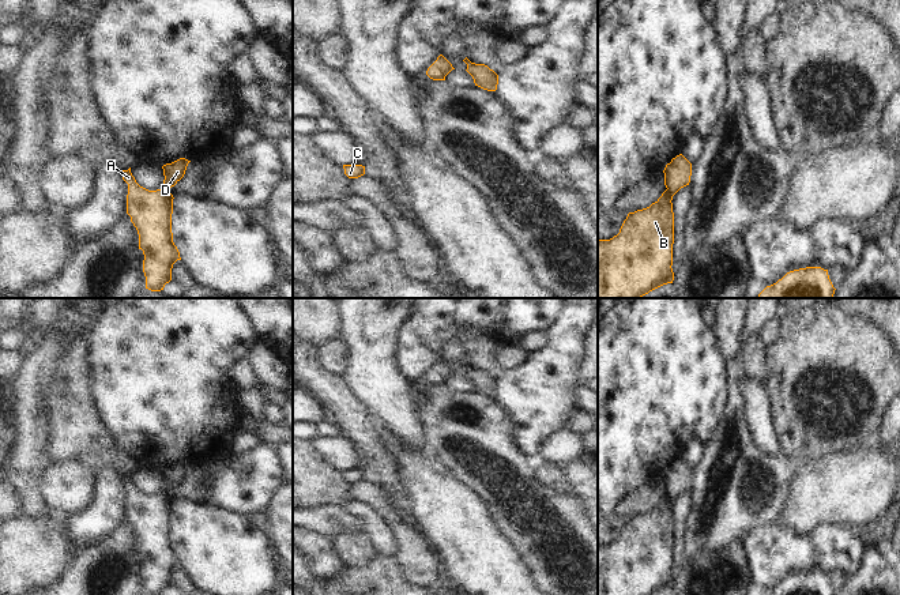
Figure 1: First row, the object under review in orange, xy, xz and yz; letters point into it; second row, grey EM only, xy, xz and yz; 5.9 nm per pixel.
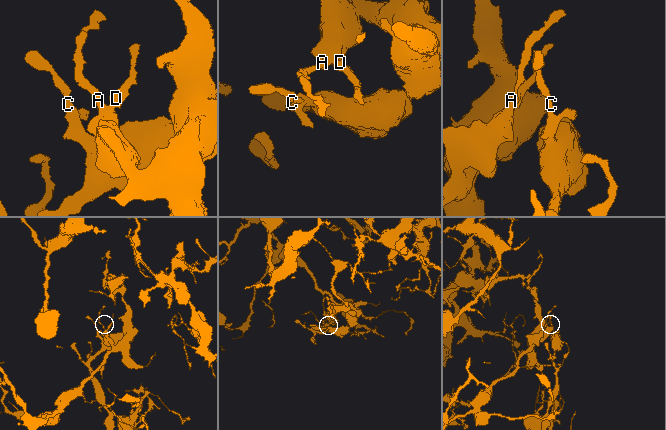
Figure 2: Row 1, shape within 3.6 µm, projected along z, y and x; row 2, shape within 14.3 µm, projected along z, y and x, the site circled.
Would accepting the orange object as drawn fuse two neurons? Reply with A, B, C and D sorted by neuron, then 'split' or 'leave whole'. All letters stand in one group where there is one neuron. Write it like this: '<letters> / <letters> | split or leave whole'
A B C / D | split

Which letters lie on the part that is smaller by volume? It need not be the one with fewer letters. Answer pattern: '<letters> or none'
D

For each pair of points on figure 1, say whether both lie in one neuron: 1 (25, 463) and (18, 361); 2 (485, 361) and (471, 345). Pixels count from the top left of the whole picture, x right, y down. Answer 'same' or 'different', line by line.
1: different
2: same

